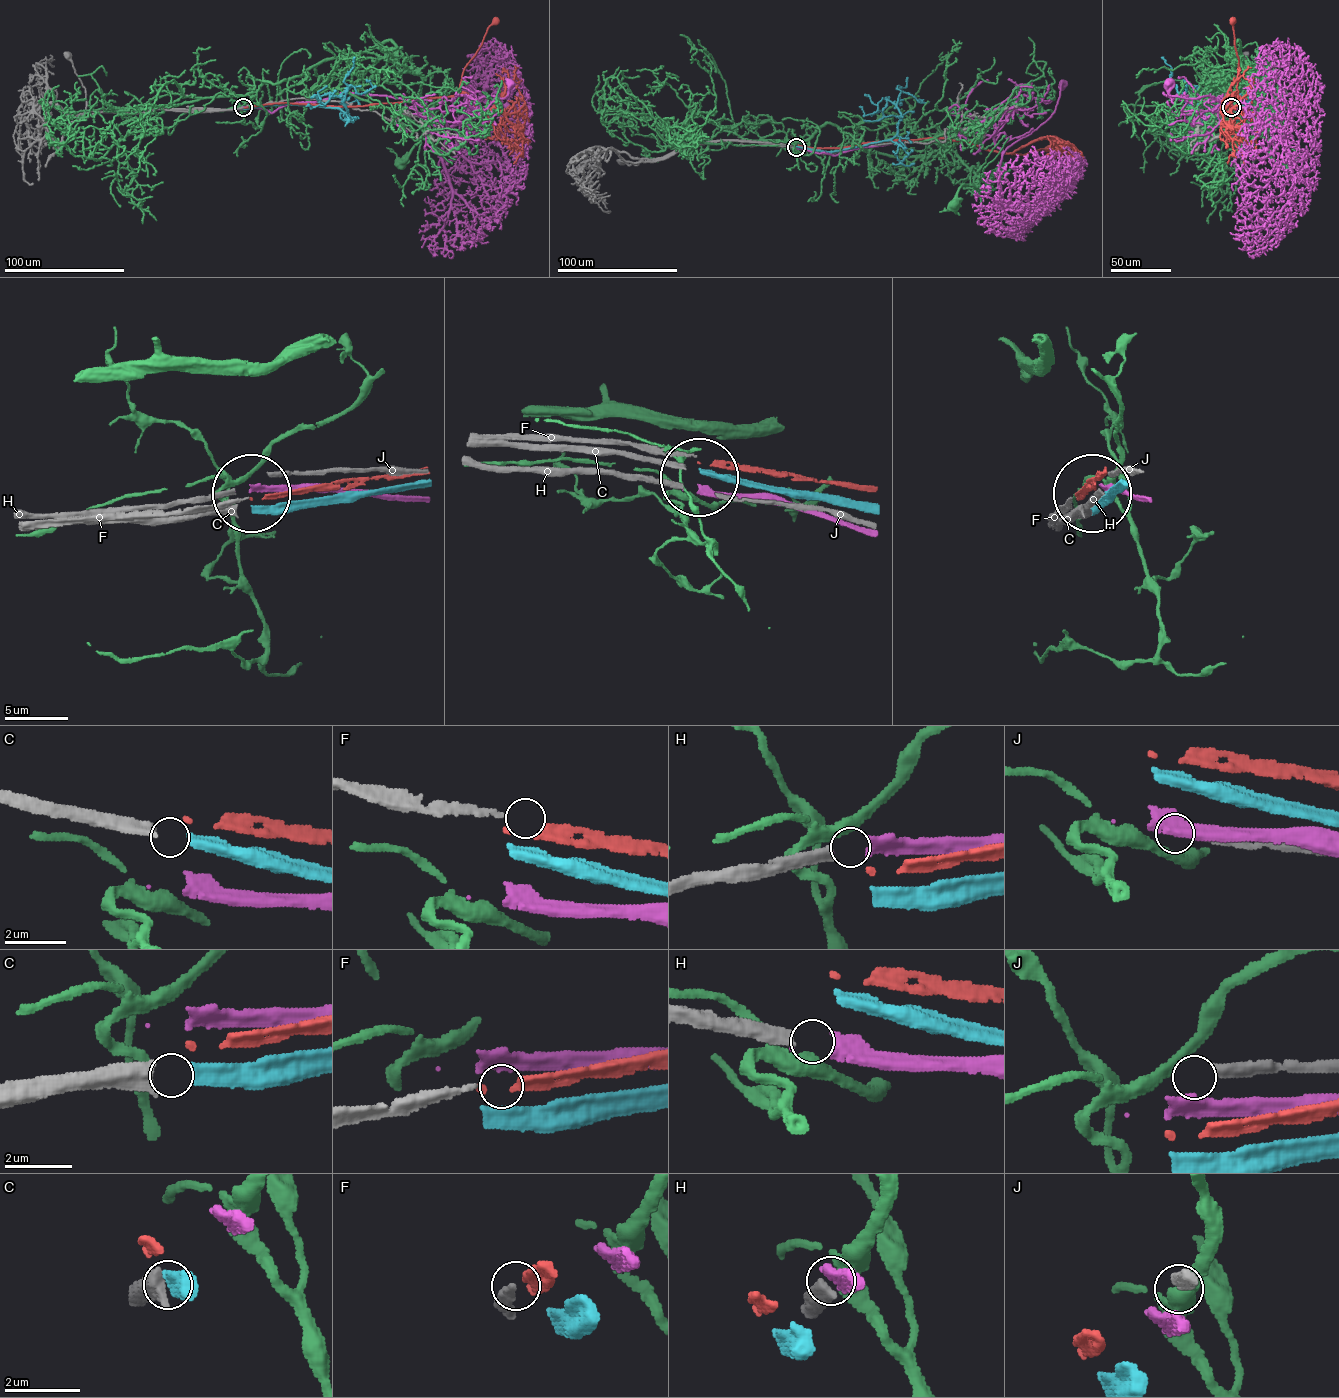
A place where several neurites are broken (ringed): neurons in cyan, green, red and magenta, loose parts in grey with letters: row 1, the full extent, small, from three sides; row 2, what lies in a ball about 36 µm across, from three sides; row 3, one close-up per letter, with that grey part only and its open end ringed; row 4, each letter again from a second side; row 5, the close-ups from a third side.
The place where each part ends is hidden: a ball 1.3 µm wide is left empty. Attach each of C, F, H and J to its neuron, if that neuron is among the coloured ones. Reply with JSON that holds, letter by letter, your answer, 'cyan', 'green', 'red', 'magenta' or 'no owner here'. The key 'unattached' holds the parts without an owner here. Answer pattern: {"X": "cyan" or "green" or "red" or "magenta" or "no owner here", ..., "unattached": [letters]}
{"C": "cyan", "F": "red", "H": "magenta", "J": "no owner here", "unattached": ["J"]}

